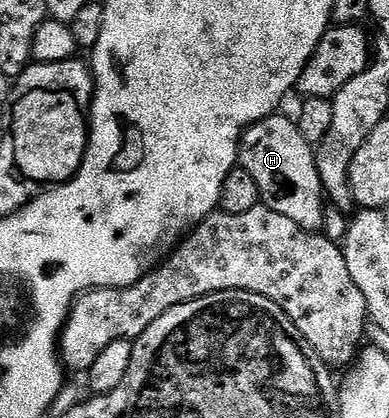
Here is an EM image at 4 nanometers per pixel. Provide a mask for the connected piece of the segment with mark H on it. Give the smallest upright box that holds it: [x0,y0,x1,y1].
[238,113,328,232]

